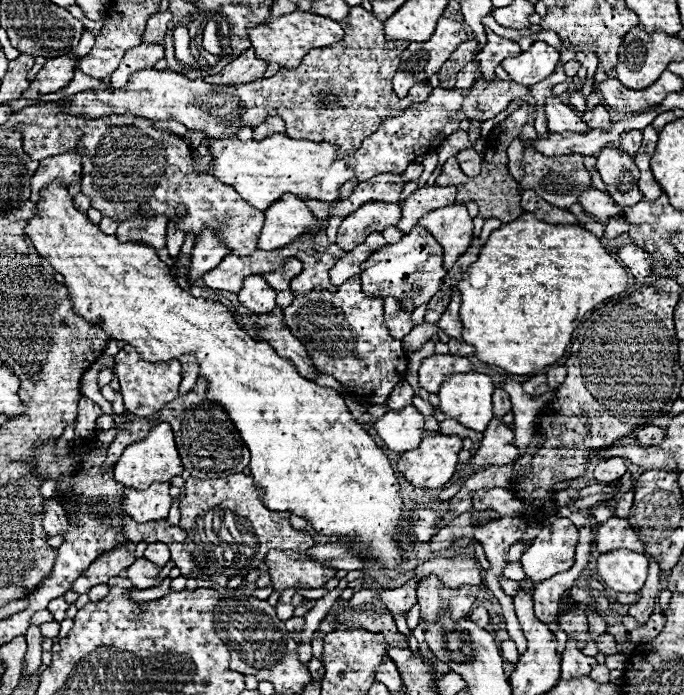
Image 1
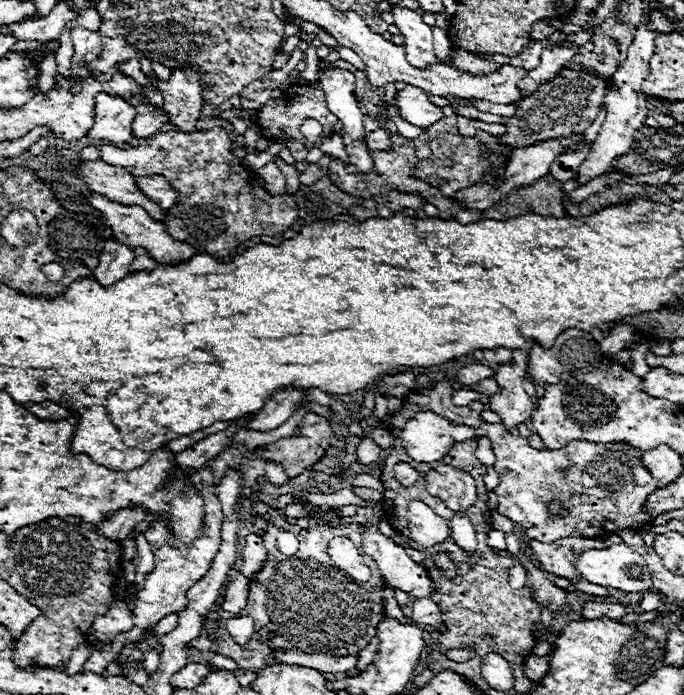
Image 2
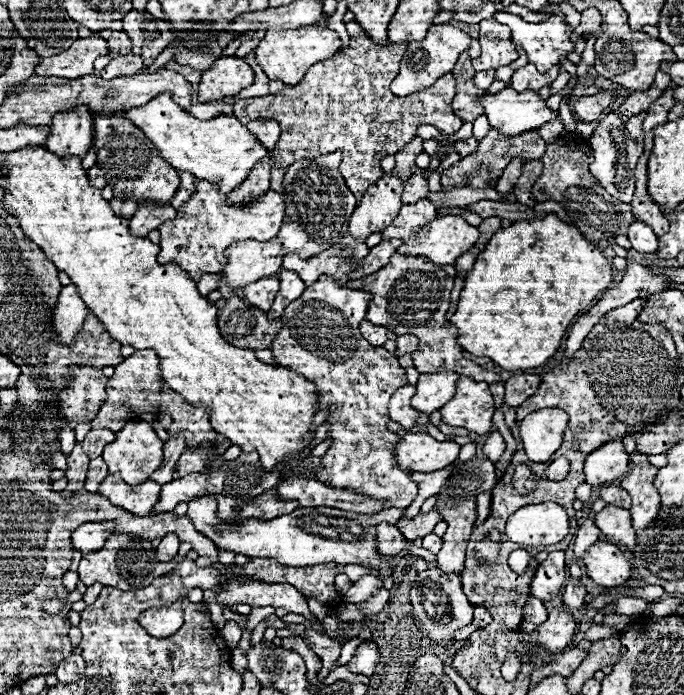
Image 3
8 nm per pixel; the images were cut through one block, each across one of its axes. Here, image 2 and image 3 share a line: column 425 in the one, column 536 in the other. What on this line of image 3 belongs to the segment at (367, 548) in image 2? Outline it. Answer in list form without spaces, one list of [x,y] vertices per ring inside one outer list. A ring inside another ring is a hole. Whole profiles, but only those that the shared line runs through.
[[[554,550],[548,558],[536,568],[532,578],[532,596],[540,598],[542,602],[552,600],[566,582],[566,562],[564,550]]]

